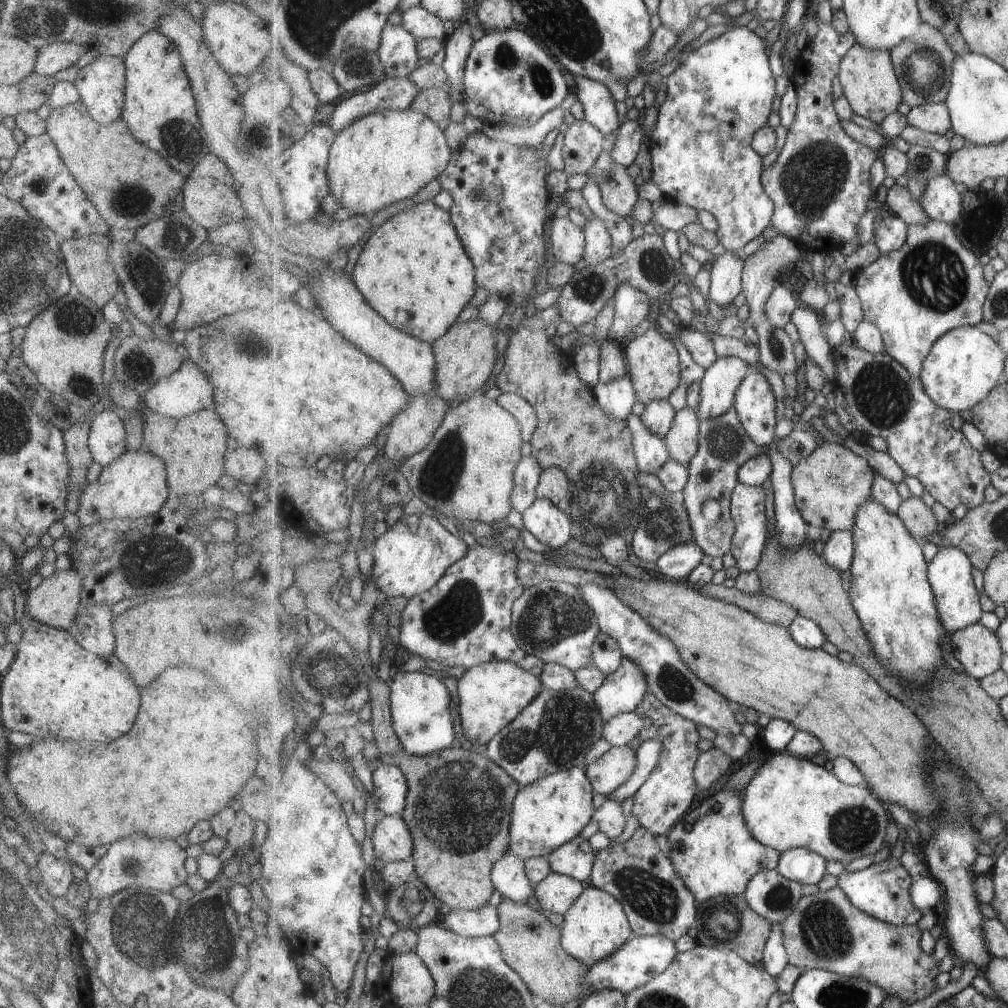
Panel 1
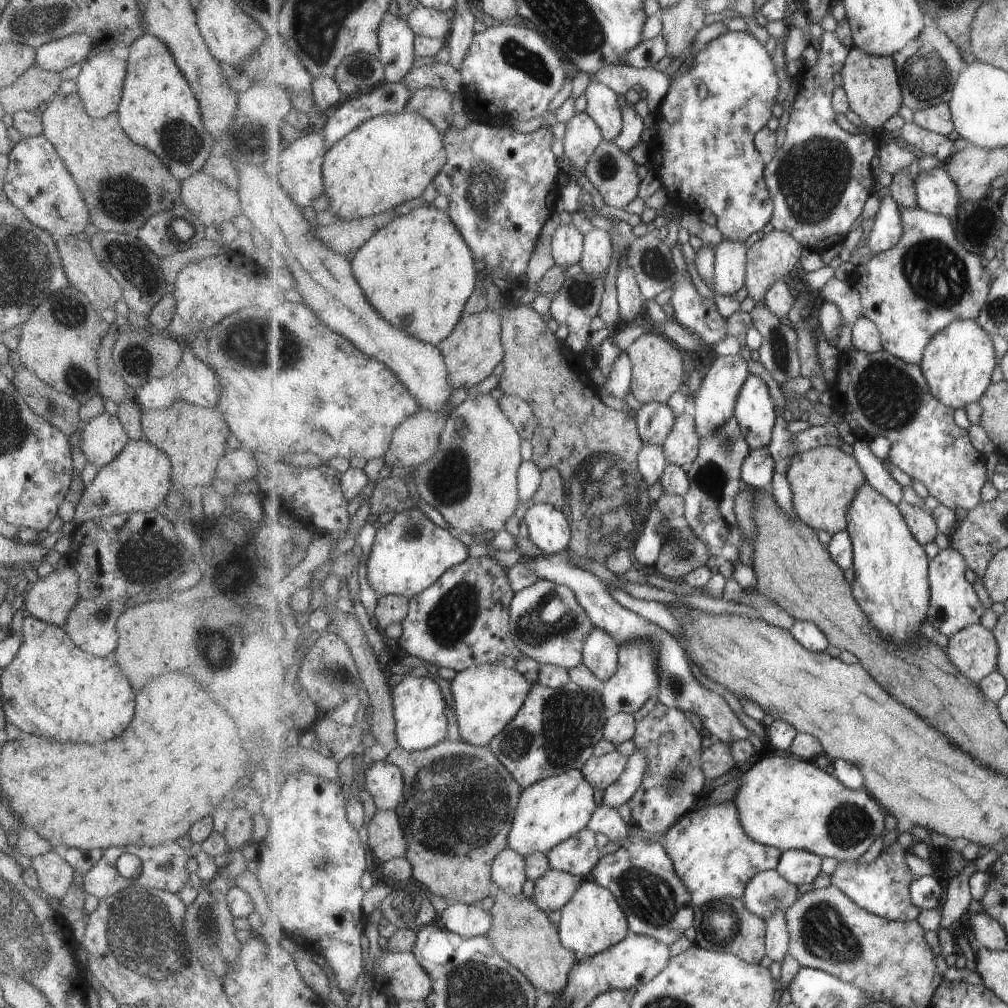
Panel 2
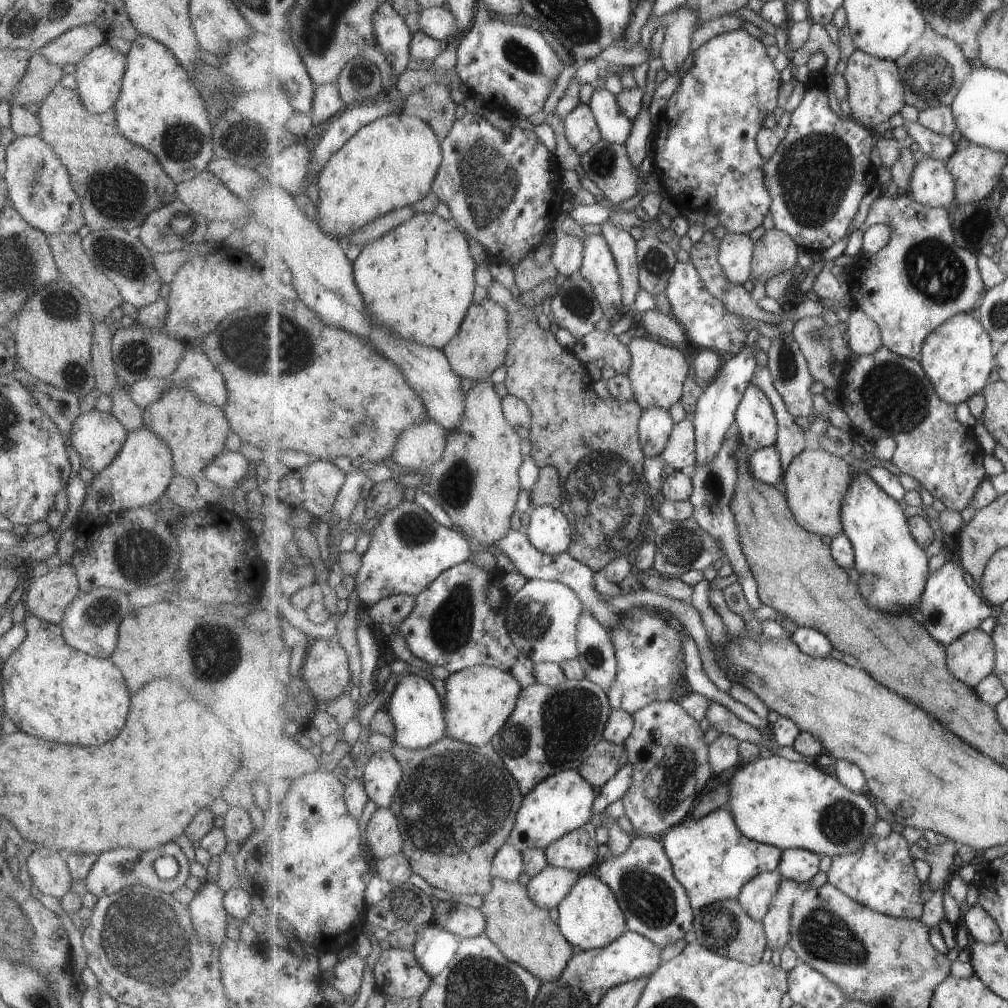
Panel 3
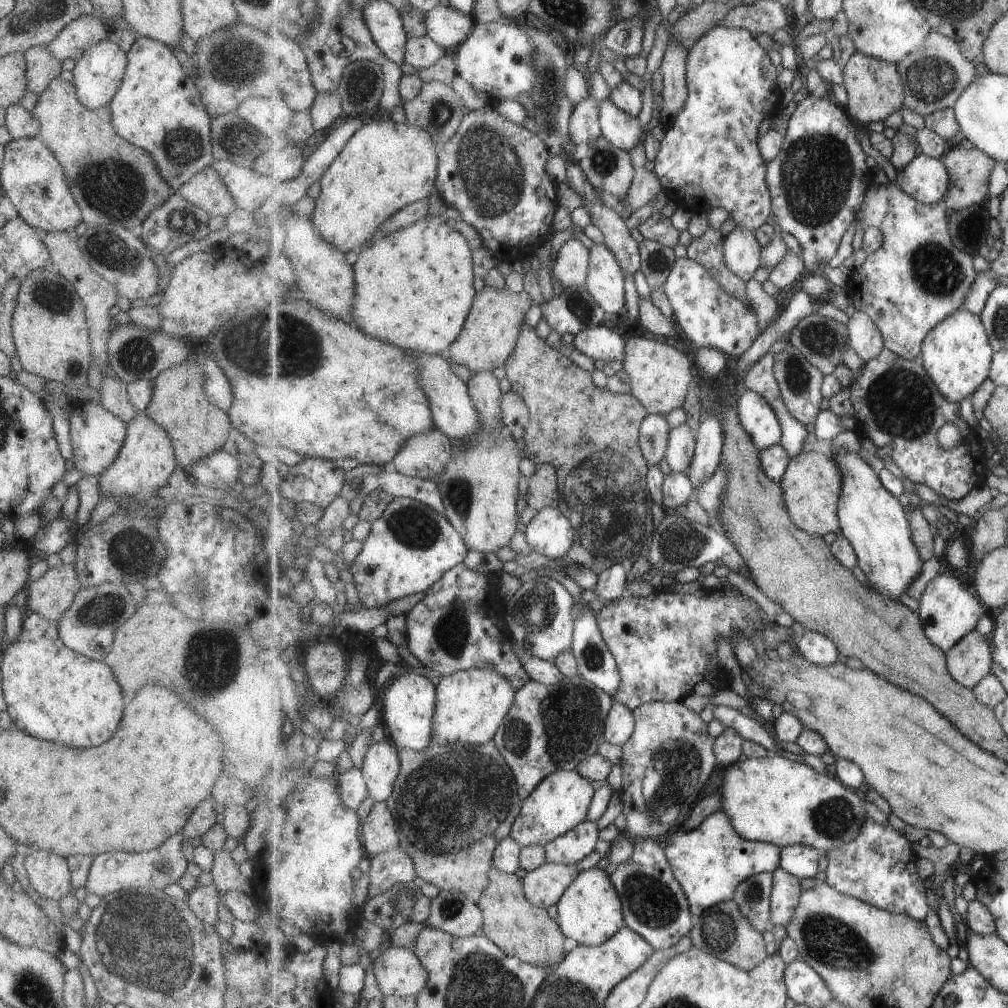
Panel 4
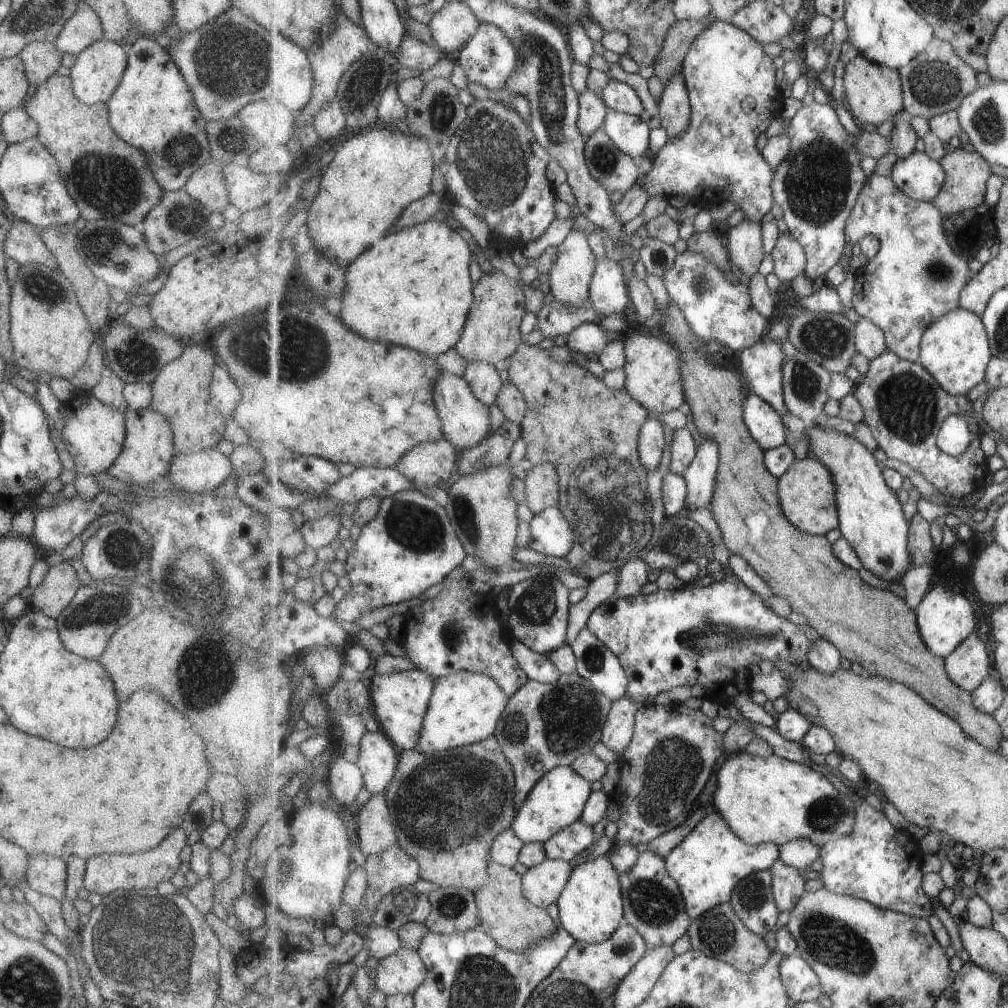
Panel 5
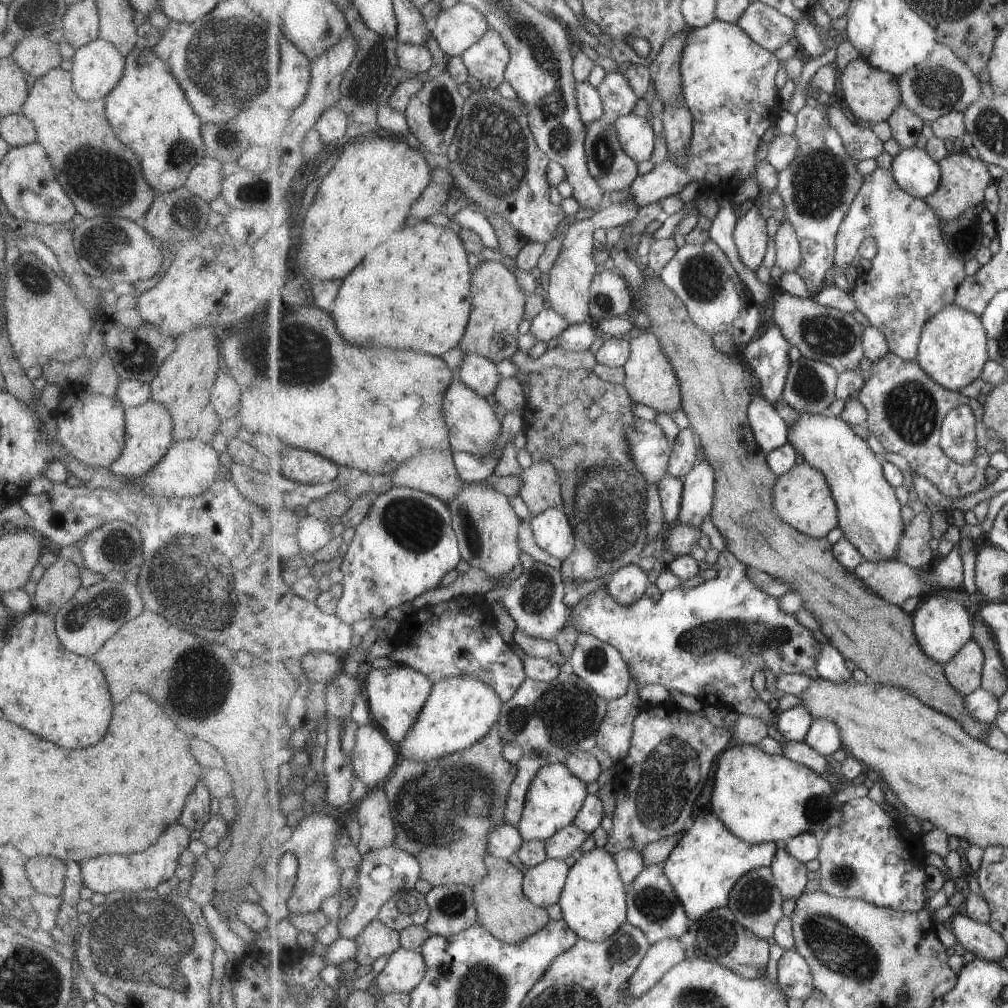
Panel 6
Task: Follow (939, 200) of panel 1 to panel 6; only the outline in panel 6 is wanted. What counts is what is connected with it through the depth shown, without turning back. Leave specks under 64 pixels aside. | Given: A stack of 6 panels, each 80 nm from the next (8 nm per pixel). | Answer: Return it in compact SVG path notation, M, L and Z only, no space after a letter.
M914 146L902 149L892 162L893 176L902 189L924 199L939 188L942 179L940 164L929 151Z

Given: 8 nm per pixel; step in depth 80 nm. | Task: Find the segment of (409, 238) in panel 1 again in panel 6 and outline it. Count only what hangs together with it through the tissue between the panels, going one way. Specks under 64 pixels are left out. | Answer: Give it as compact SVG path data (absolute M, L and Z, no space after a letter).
M421 221L377 246L342 281L331 312L352 345L413 349L441 356L459 347L472 315L469 252L459 234Z

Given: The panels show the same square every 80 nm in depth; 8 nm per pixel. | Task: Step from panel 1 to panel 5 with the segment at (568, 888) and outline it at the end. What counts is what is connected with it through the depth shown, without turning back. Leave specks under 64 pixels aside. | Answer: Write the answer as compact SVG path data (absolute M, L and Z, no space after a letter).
M545 859L524 874L524 895L534 905L549 908L560 899L574 868L571 862L563 859Z

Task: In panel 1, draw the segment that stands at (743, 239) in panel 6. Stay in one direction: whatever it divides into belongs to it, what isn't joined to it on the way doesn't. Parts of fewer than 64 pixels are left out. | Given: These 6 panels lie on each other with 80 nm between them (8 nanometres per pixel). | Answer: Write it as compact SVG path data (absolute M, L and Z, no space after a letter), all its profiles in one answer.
M719 249L717 260L713 262L711 272L711 284L709 298L720 306L727 308L733 304L742 290L742 275L745 260L737 253L729 250Z

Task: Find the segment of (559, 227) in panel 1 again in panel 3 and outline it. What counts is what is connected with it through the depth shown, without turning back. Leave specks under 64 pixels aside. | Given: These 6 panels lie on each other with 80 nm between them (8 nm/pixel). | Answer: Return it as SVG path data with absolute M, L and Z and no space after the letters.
M561 232L557 234L557 240L552 248L552 262L558 272L567 278L580 272L584 253L584 242L575 236Z

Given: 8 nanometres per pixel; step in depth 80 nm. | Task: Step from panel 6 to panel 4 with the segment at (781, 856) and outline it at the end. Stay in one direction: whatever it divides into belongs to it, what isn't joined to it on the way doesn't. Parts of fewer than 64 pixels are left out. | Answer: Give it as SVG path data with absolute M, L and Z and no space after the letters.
M783 867L774 870L774 887L772 890L772 926L784 924L785 928L793 918L795 909L804 891L801 879Z

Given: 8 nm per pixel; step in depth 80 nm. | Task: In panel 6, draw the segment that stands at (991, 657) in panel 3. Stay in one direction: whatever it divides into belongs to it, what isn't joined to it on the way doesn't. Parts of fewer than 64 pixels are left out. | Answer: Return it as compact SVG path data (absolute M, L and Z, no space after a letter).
M971 639L944 667L949 682L966 697L982 686L985 663L983 647Z

